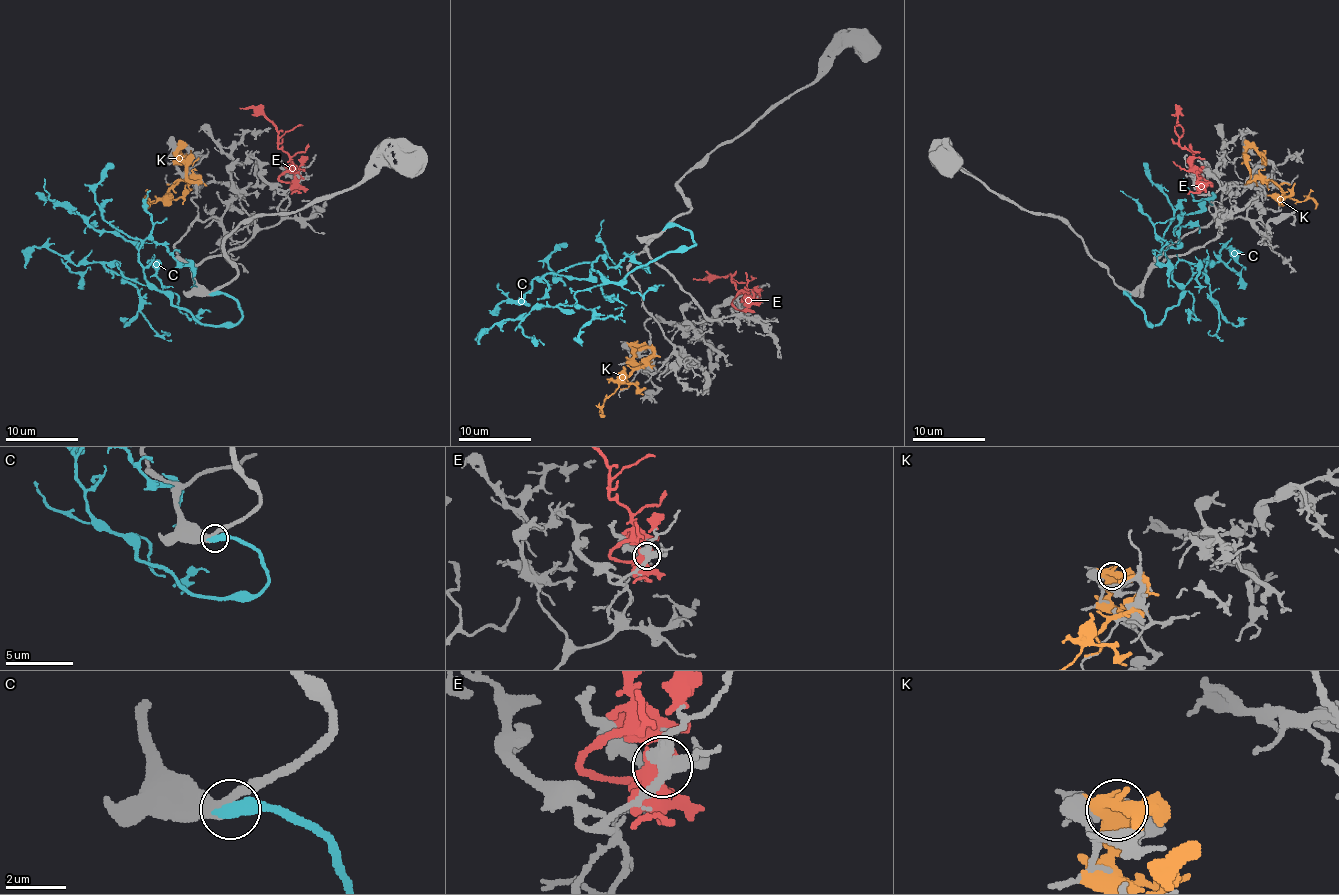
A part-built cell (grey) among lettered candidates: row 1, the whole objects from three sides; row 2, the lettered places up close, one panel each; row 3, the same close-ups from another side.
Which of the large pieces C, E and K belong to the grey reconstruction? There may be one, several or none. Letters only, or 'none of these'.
C

